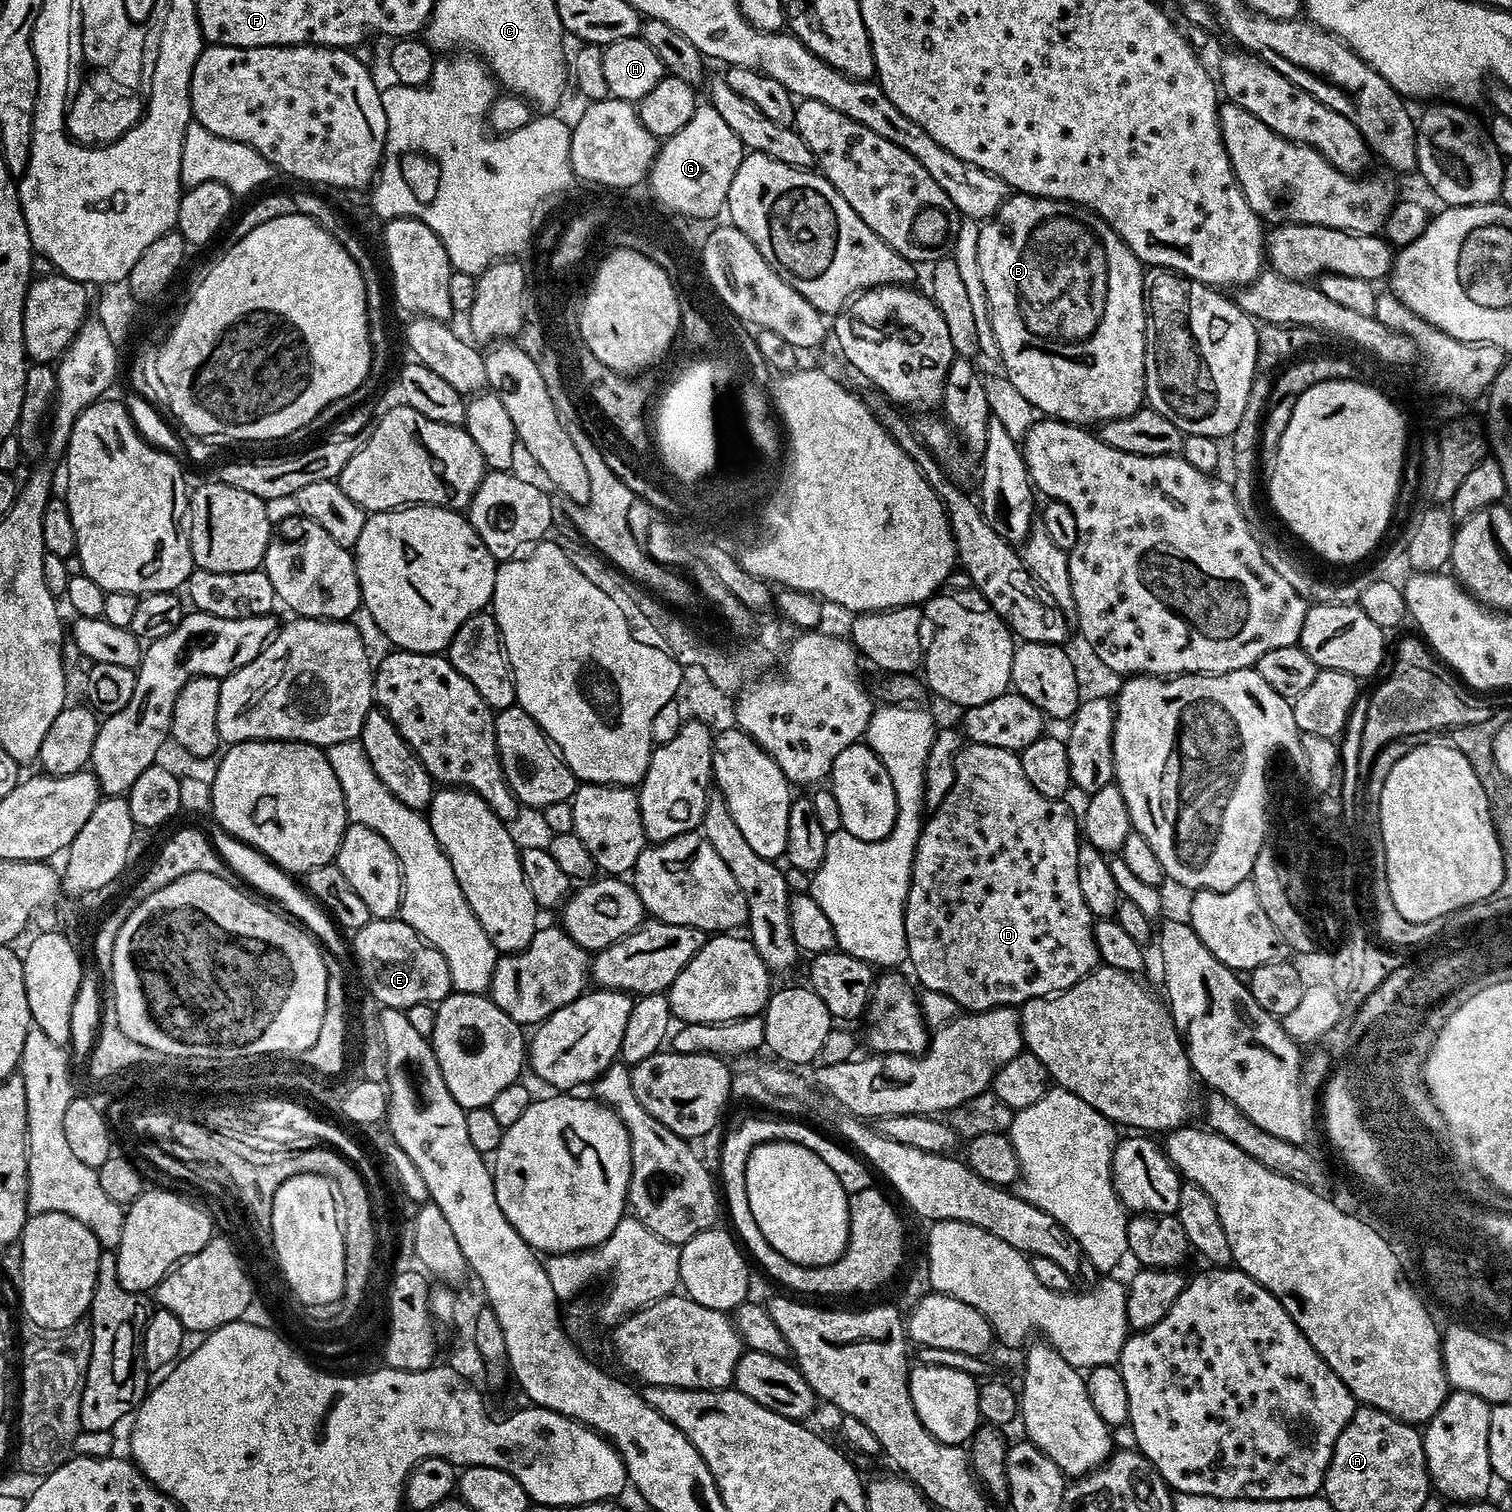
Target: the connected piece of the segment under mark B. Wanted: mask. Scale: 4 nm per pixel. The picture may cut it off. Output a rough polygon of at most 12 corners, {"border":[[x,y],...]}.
{"border":[[1009,195],[976,236],[1003,375],[1099,426],[1144,394],[1146,268]]}

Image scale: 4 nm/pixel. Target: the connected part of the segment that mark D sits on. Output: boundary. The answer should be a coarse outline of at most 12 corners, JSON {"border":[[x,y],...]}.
{"border":[[974,743],[923,821],[907,963],[969,1013],[1101,963],[1082,828]]}

